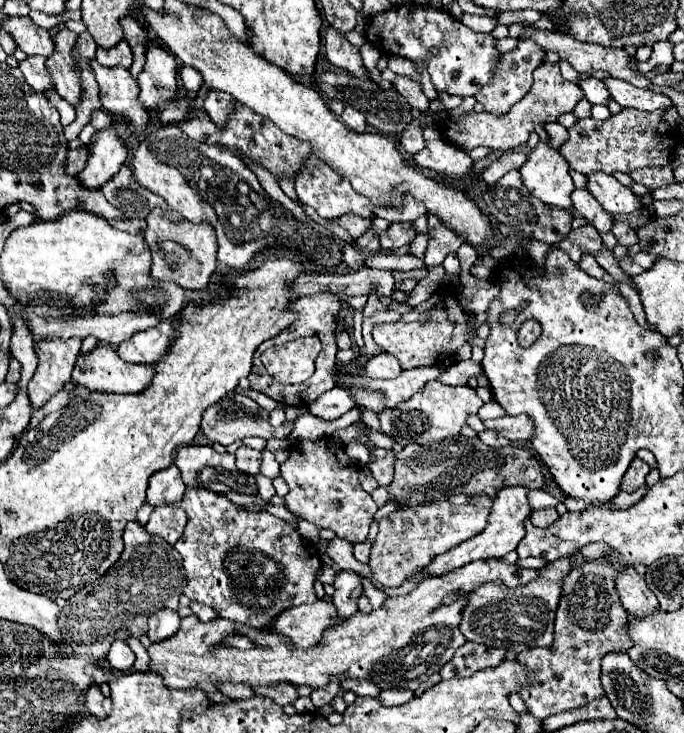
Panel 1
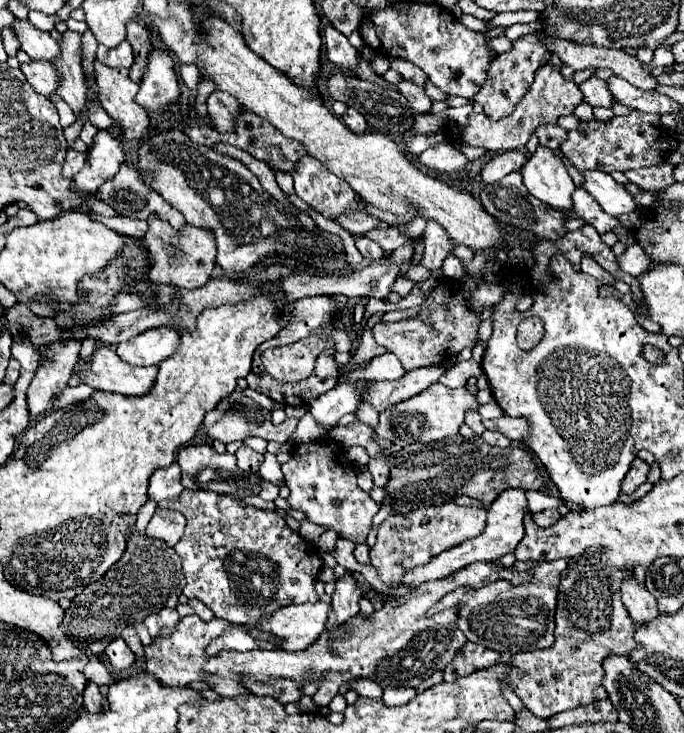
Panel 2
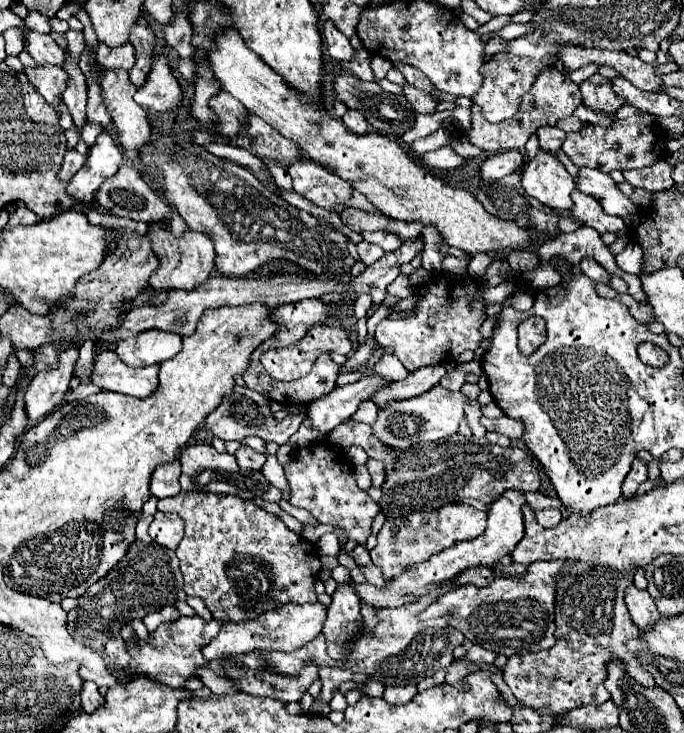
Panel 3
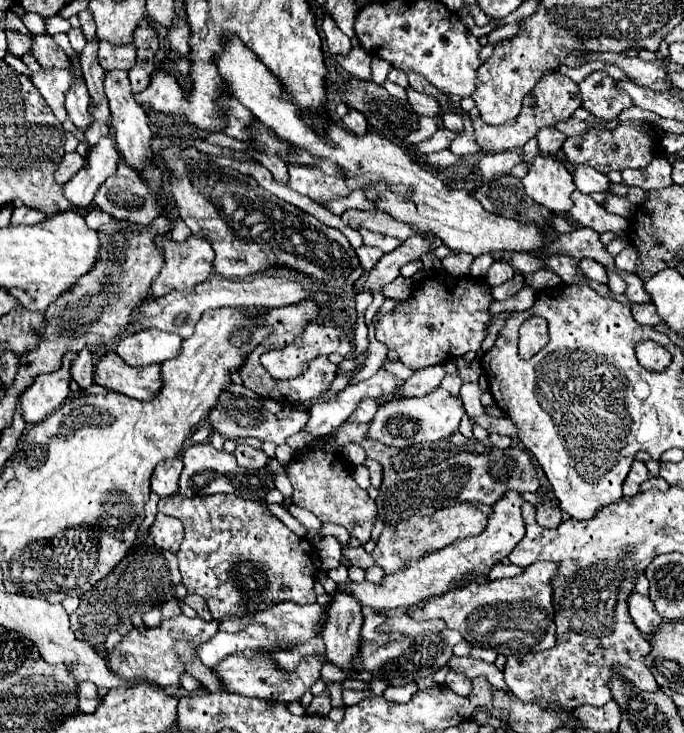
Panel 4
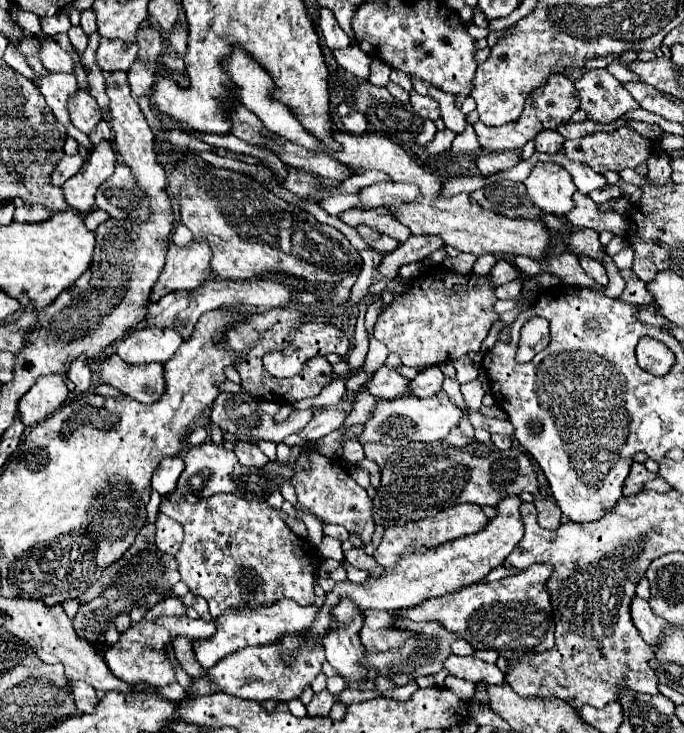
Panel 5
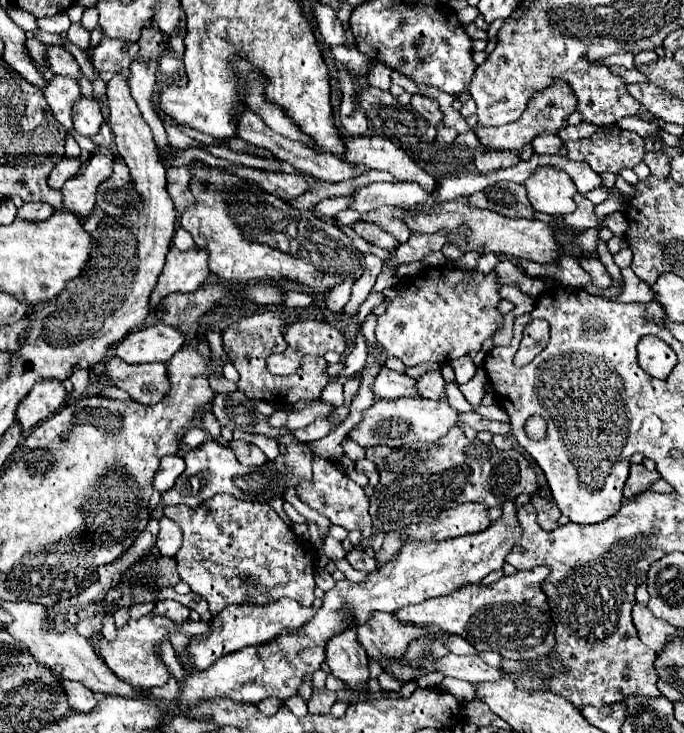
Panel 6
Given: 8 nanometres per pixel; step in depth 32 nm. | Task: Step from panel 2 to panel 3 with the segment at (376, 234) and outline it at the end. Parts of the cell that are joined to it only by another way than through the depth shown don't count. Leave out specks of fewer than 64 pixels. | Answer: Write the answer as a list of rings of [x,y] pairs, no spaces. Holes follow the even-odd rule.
[[[362,232],[362,238],[370,244],[380,246],[384,252],[394,252],[396,248],[402,246],[402,240],[396,234],[388,234],[388,232]]]

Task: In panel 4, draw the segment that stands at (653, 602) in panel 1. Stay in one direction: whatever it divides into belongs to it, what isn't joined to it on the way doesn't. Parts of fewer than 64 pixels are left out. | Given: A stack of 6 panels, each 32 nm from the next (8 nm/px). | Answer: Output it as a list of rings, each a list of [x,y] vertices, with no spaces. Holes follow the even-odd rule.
[[[632,592],[630,600],[628,600],[628,608],[630,608],[630,616],[632,616],[636,628],[642,632],[642,636],[646,640],[650,640],[660,630],[660,624],[664,622],[658,616],[658,612],[652,608],[650,598],[642,596],[638,592]]]

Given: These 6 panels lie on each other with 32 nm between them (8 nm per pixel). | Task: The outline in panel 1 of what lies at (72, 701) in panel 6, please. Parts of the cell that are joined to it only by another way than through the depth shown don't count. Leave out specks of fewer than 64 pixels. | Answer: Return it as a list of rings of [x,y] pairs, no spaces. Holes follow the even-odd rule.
[[[92,684],[86,690],[86,708],[94,716],[108,716],[108,712],[110,712],[110,700],[106,696],[102,696],[98,684]]]

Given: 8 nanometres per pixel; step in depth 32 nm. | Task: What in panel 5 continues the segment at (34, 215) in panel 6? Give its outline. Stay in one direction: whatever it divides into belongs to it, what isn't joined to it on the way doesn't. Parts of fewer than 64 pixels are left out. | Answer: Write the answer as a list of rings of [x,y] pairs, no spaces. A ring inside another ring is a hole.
[[[24,204],[16,208],[14,220],[16,222],[42,222],[42,220],[48,220],[50,214],[52,212],[48,212],[48,208],[42,204]]]

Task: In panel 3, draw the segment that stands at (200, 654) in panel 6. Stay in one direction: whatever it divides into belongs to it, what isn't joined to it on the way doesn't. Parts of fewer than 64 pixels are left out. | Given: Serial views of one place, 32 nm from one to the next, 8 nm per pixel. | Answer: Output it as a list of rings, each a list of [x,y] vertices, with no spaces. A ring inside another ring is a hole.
[[[288,602],[288,604],[280,604],[278,608],[274,608],[270,612],[260,614],[254,620],[224,622],[218,636],[202,648],[202,656],[210,664],[214,660],[222,660],[224,656],[244,654],[244,652],[250,652],[250,650],[284,650],[284,652],[292,652],[296,648],[302,648],[304,644],[308,644],[312,638],[316,638],[322,632],[324,616],[326,616],[326,606],[322,606],[320,602],[304,604],[304,606],[296,606],[296,604]]]

